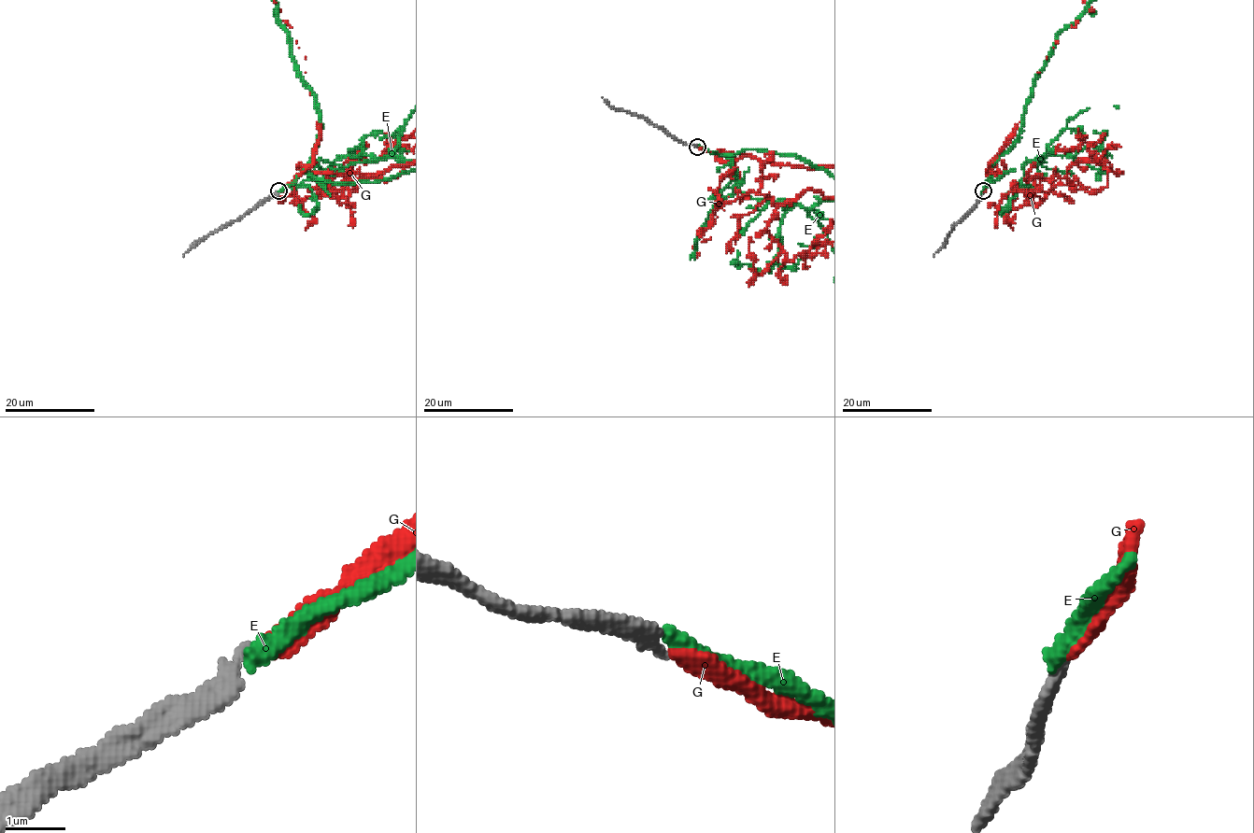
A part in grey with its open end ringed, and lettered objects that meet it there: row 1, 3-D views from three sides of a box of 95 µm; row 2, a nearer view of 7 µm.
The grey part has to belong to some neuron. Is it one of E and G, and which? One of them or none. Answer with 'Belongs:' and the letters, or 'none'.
Belongs: G

